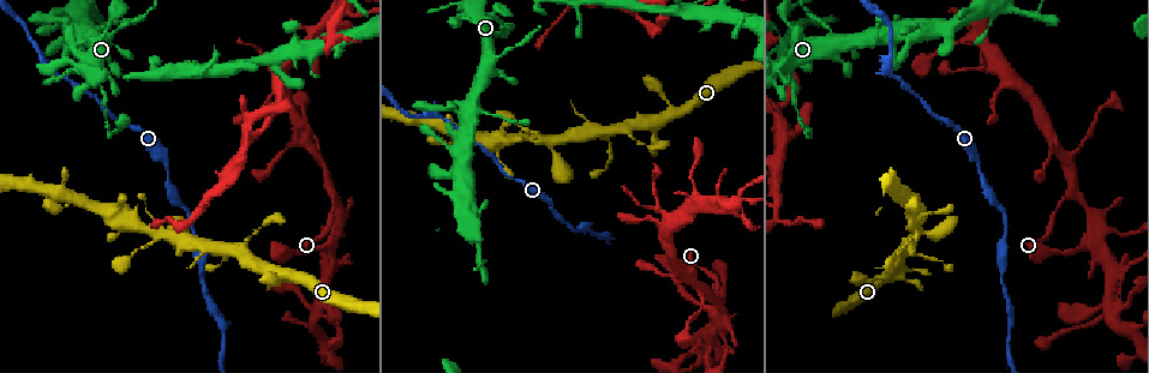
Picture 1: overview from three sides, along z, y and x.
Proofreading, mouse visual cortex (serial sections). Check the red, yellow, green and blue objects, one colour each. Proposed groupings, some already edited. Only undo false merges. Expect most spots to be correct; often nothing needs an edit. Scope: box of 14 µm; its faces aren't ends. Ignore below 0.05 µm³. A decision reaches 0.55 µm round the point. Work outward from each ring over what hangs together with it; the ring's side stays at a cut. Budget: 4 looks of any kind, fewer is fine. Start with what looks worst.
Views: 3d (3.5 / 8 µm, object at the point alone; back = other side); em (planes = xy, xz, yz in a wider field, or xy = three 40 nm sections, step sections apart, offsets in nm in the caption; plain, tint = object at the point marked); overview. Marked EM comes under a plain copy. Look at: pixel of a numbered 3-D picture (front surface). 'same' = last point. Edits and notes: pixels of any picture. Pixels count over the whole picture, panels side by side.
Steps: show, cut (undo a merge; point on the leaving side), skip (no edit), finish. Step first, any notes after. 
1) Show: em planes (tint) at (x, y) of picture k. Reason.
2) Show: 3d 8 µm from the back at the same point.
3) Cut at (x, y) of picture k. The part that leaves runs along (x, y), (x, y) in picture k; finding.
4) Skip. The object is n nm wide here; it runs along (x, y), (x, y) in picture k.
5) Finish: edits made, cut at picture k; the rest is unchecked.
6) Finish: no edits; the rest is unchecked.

Show: 3d 8 µm at (790, 87) of picture 1. A narrow waist.

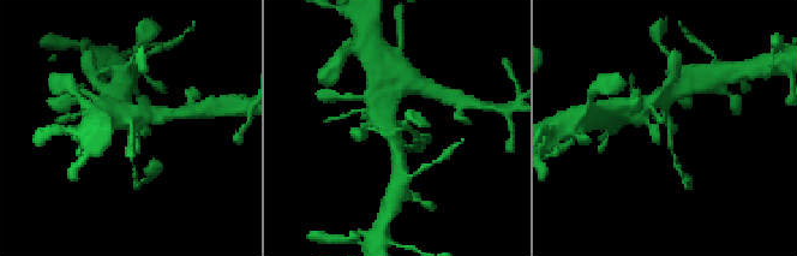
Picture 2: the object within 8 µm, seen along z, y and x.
Show: em xy step 3 (tint) at (668, 130) of picture 2. The arms are 150, 400 nm wide; now the EM.

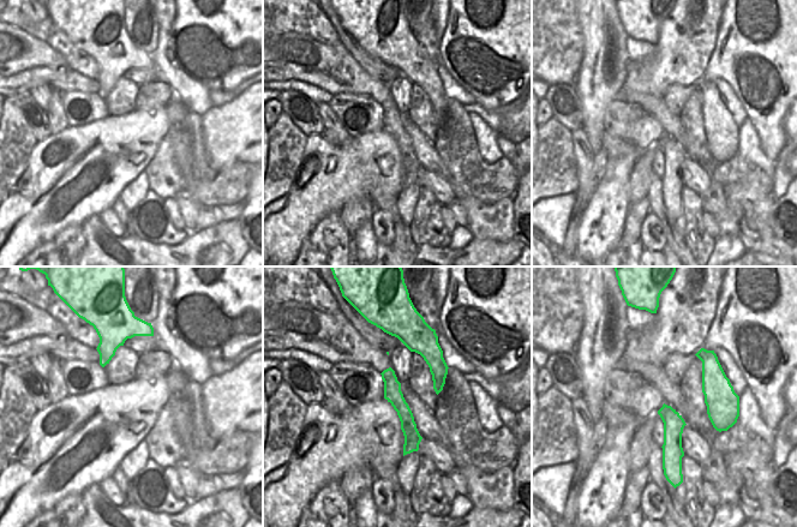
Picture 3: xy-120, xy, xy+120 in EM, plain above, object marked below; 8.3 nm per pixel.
Skip. All the same cell.

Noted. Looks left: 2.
Show: 3d 8 µm at (331, 193) of picture 1. Three arms meet.

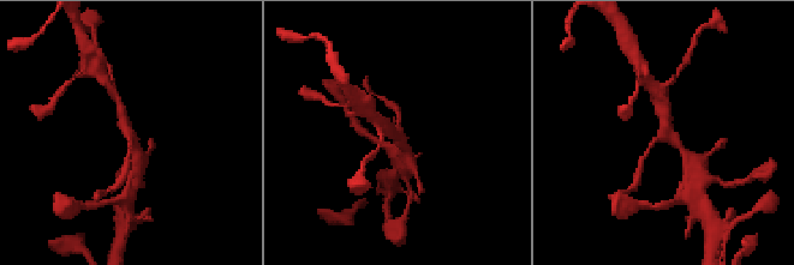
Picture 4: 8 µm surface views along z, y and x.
Show: em xy step 3 (tint) at (663, 130) of picture 4. 3 arms meet here; the arms are 150, 250, 300 nm wide; shape alone is not enough.

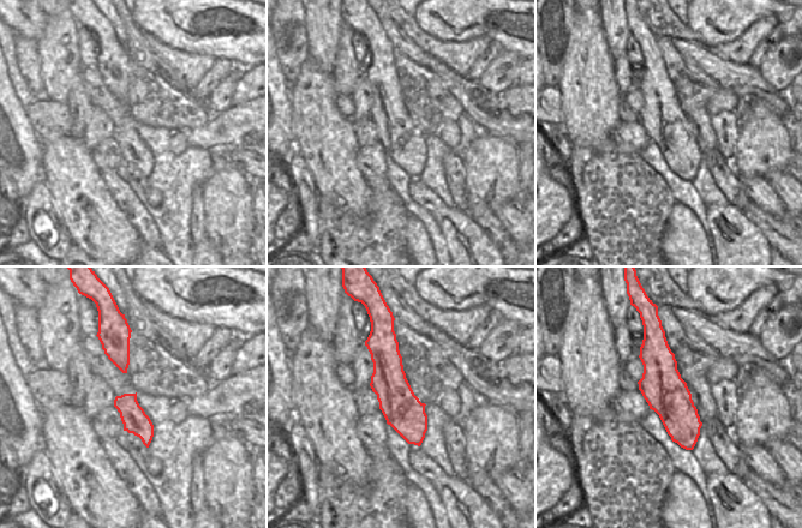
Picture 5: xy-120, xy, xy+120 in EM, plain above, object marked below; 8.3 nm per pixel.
Skip. One cell here.

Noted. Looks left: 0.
Finish: no edits; the rest is unchecked.

